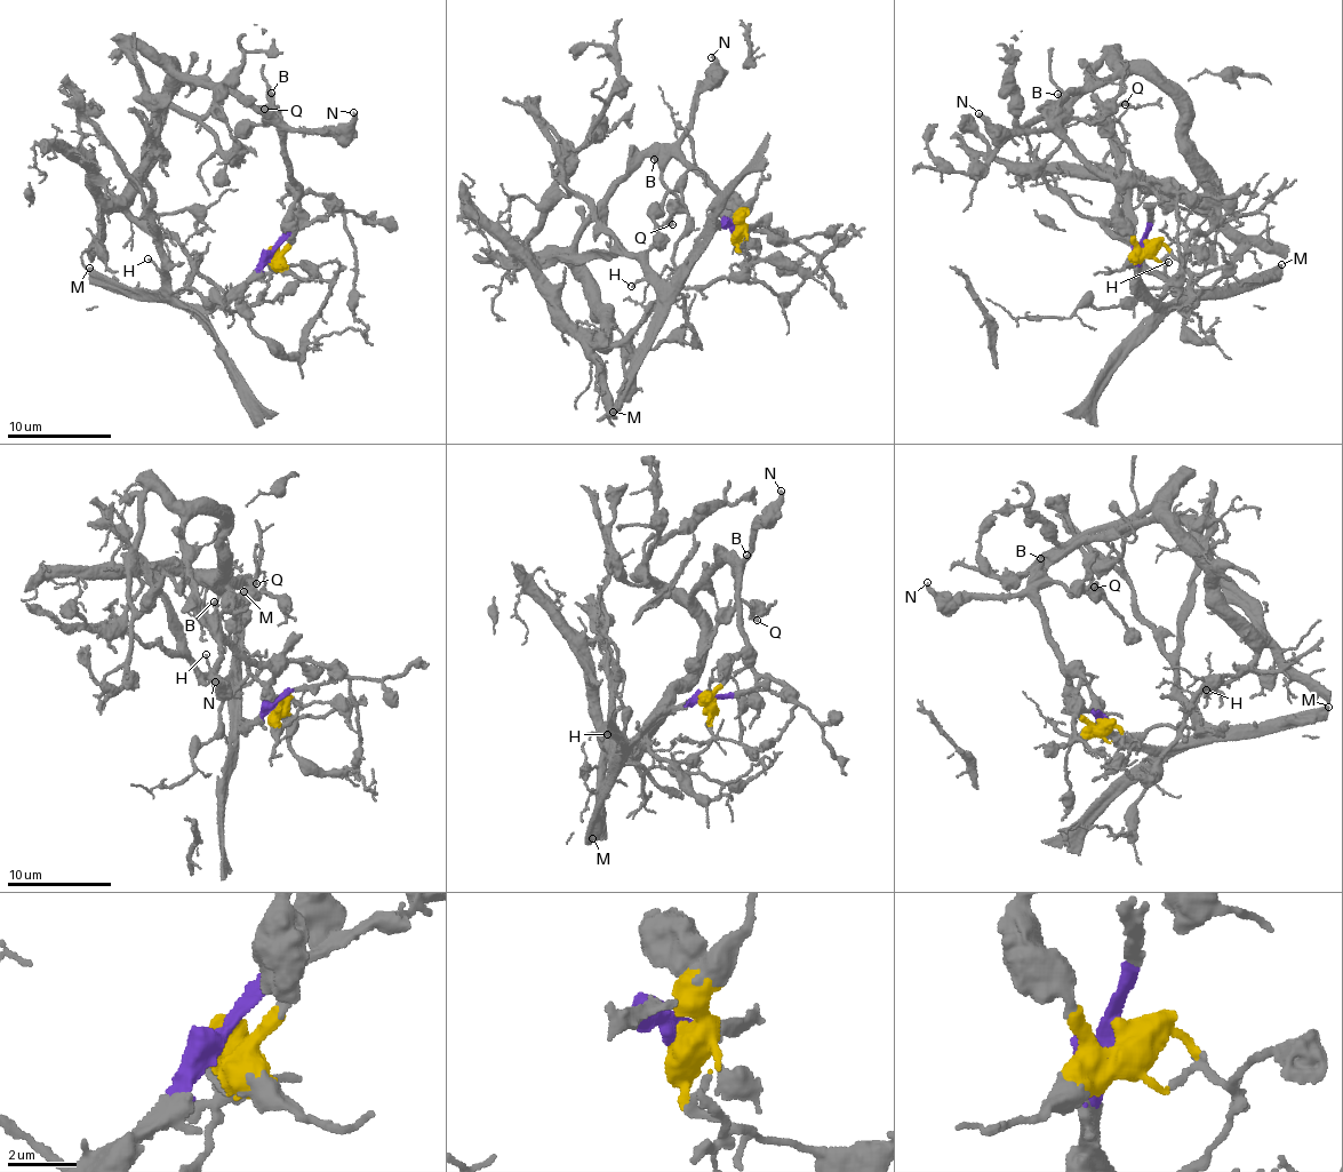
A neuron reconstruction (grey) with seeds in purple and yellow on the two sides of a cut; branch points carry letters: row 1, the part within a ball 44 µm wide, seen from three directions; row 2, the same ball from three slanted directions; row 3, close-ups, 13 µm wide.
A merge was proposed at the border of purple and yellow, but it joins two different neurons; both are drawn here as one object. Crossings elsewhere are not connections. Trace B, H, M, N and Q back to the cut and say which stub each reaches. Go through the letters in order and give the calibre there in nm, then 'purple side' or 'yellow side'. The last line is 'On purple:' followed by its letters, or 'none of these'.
B: calibre 180 nm; yellow side
H: calibre 130 nm; purple side
M: calibre 400 nm; purple side
N: calibre 320 nm; yellow side
Q: calibre 280 nm; yellow side
On purple: H, M

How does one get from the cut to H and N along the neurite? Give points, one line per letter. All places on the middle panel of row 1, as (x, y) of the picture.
H: (732, 228), (718, 224), (685, 272), (677, 278), (637, 280), (631, 286)
N: (734, 228), (741, 220), (738, 208), (684, 159), (680, 150), (693, 96), (714, 61), (711, 56)

